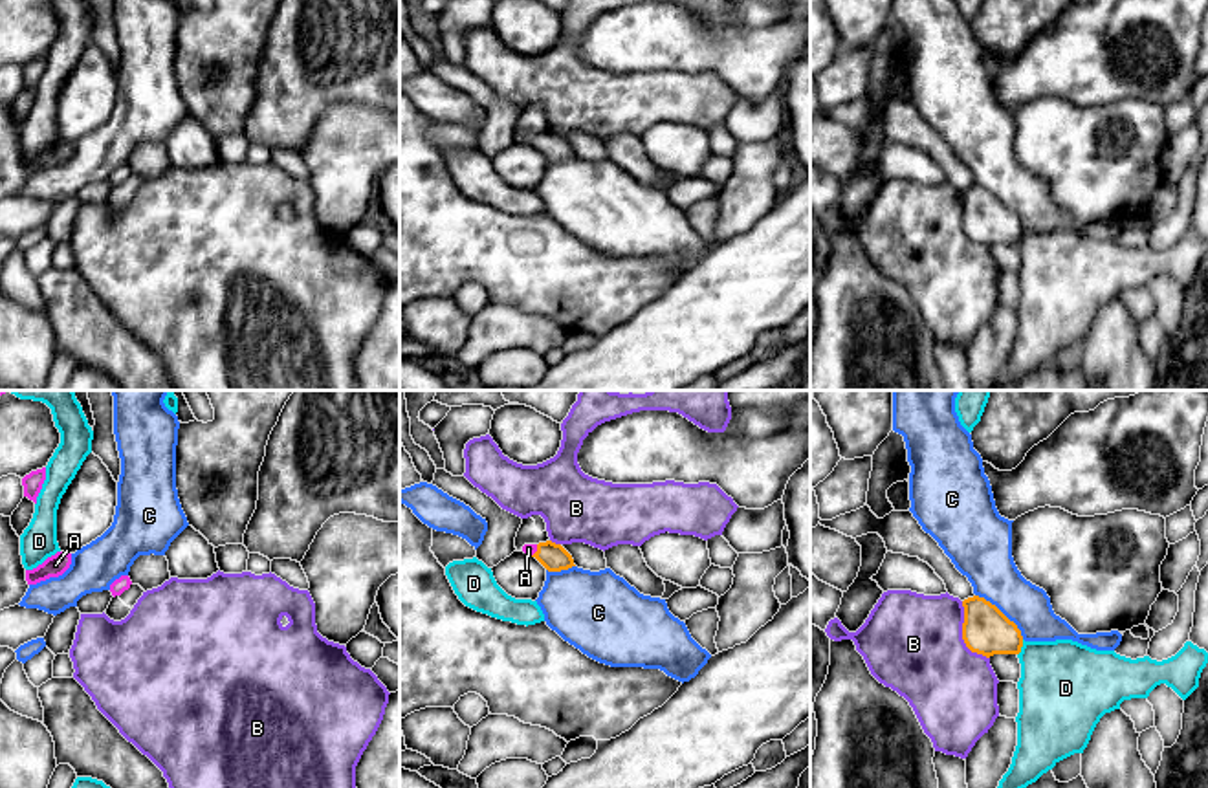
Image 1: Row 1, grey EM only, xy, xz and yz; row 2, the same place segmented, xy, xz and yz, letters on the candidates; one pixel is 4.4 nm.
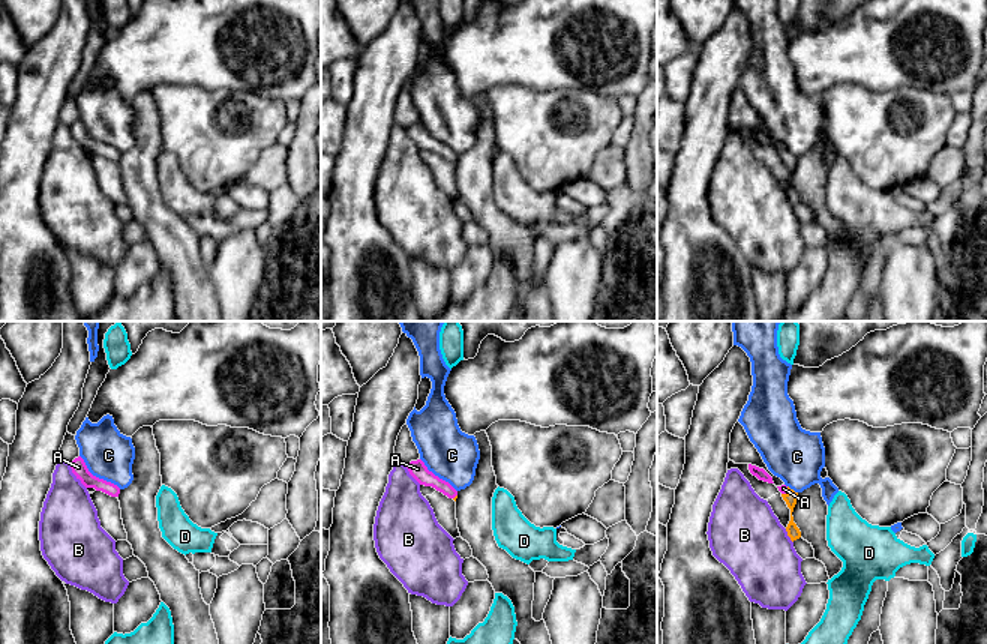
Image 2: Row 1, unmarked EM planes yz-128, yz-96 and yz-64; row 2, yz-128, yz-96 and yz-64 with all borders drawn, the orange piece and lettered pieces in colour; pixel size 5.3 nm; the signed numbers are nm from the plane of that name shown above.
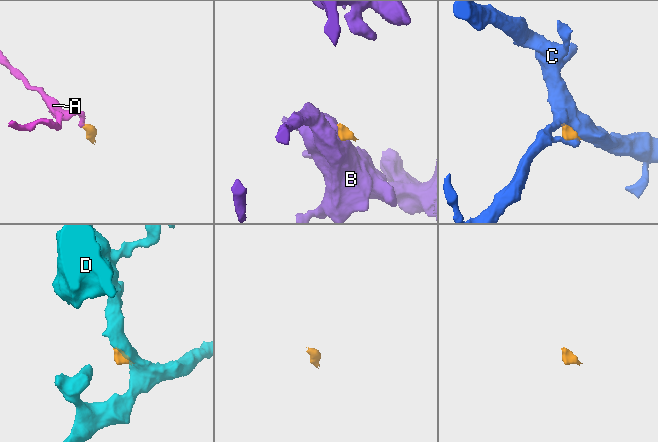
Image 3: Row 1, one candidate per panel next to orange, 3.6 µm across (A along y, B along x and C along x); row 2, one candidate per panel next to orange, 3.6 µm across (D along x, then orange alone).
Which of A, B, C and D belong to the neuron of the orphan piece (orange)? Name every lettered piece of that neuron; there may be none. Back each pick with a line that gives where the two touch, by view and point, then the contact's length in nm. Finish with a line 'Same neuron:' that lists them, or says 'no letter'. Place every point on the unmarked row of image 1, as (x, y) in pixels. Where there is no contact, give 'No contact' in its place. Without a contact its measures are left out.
A: Touches orange at xz (538, 140). Shared border 60 nm
Same neuron: A

